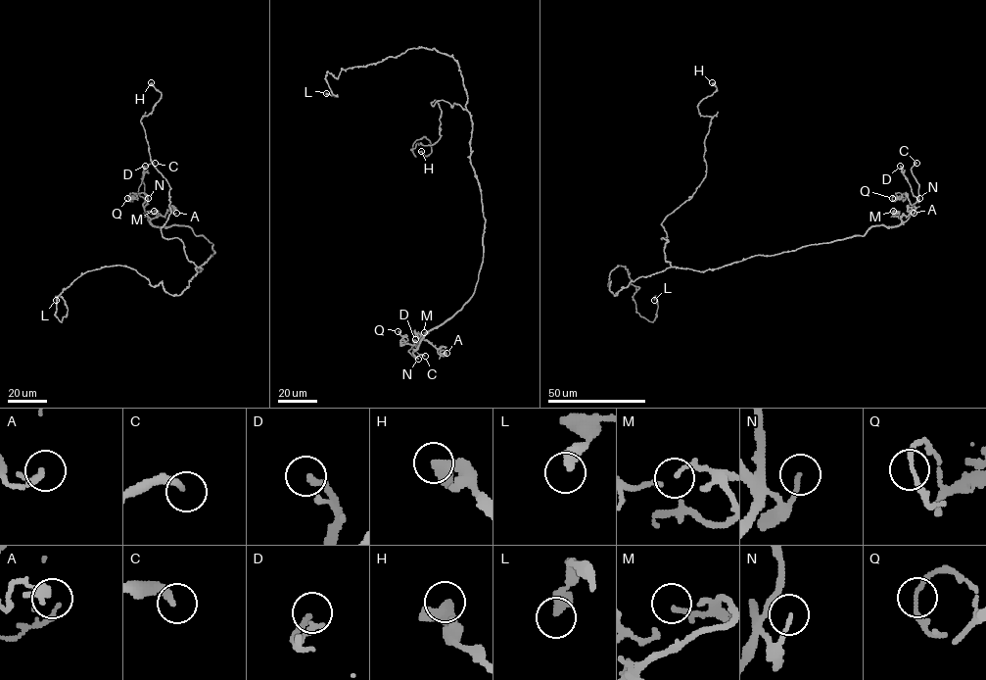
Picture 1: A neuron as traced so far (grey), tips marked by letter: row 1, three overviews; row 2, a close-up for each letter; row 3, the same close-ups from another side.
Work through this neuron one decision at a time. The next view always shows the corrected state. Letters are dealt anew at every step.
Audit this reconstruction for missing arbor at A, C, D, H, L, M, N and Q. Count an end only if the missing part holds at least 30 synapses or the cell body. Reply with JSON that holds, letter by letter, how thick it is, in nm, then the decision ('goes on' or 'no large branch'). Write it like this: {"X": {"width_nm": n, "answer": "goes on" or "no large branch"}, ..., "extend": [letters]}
{"A": {"width_nm": 260, "answer": "no large branch"}, "C": {"width_nm": 260, "answer": "goes on"}, "D": {"width_nm": 160, "answer": "no large branch"}, "H": {"width_nm": 340, "answer": "no large branch"}, "L": {"width_nm": 400, "answer": "no large branch"}, "M": {"width_nm": 160, "answer": "no large branch"}, "N": {"width_nm": 120, "answer": "no large branch"}, "Q": {"width_nm": 150, "answer": "no large branch"}, "extend": ["C"]}

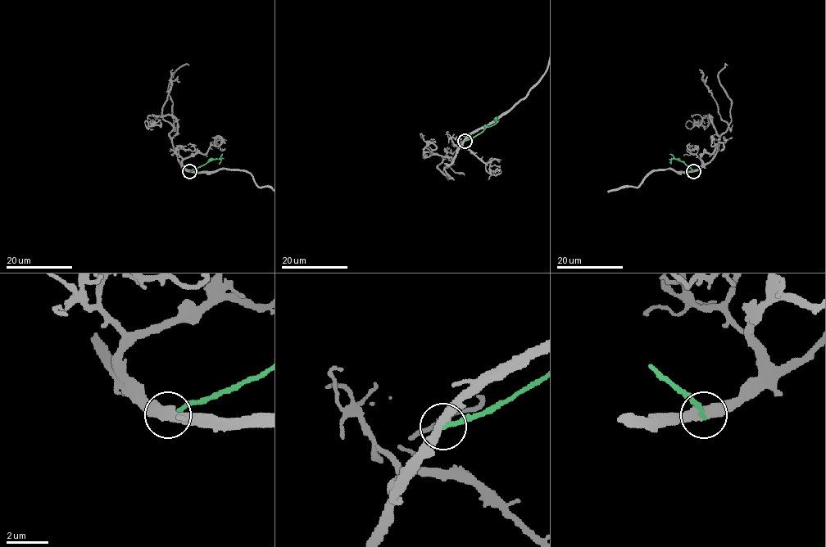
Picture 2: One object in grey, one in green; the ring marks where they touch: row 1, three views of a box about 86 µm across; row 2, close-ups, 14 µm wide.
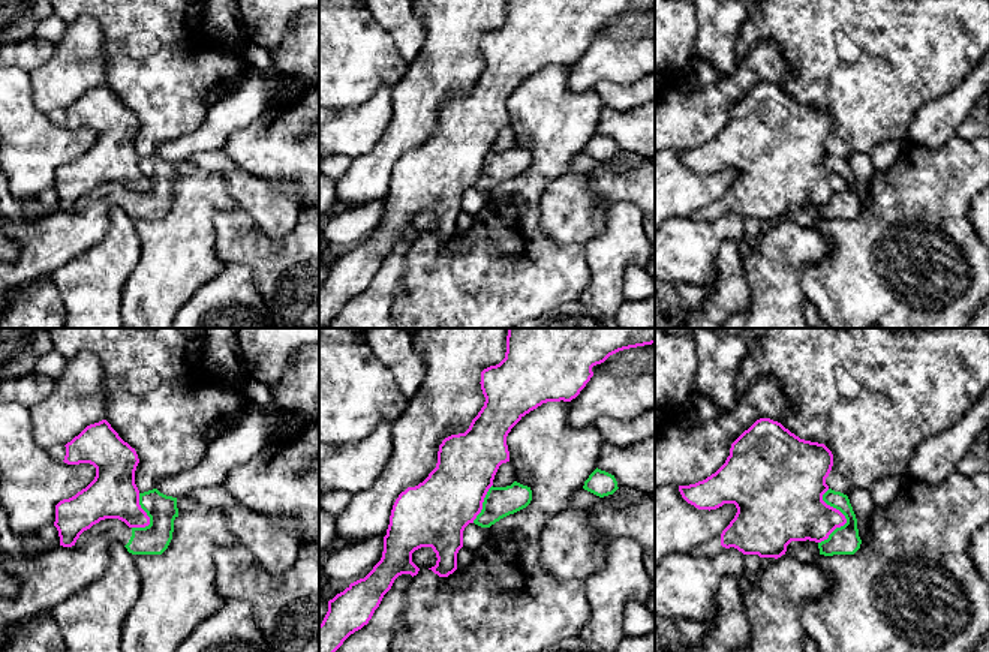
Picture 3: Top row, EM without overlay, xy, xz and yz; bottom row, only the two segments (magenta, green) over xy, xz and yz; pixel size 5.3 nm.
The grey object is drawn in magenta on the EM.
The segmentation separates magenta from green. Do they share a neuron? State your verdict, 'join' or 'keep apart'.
keep apart

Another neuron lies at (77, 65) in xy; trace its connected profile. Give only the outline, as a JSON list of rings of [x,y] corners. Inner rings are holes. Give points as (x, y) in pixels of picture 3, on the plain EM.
[[[88,15],[67,22],[52,57],[28,70],[33,103],[39,112],[66,109],[87,90],[105,84],[105,45],[100,25]]]

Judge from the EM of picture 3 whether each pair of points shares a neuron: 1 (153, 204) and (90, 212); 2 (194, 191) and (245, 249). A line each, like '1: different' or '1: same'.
1: same
2: different

